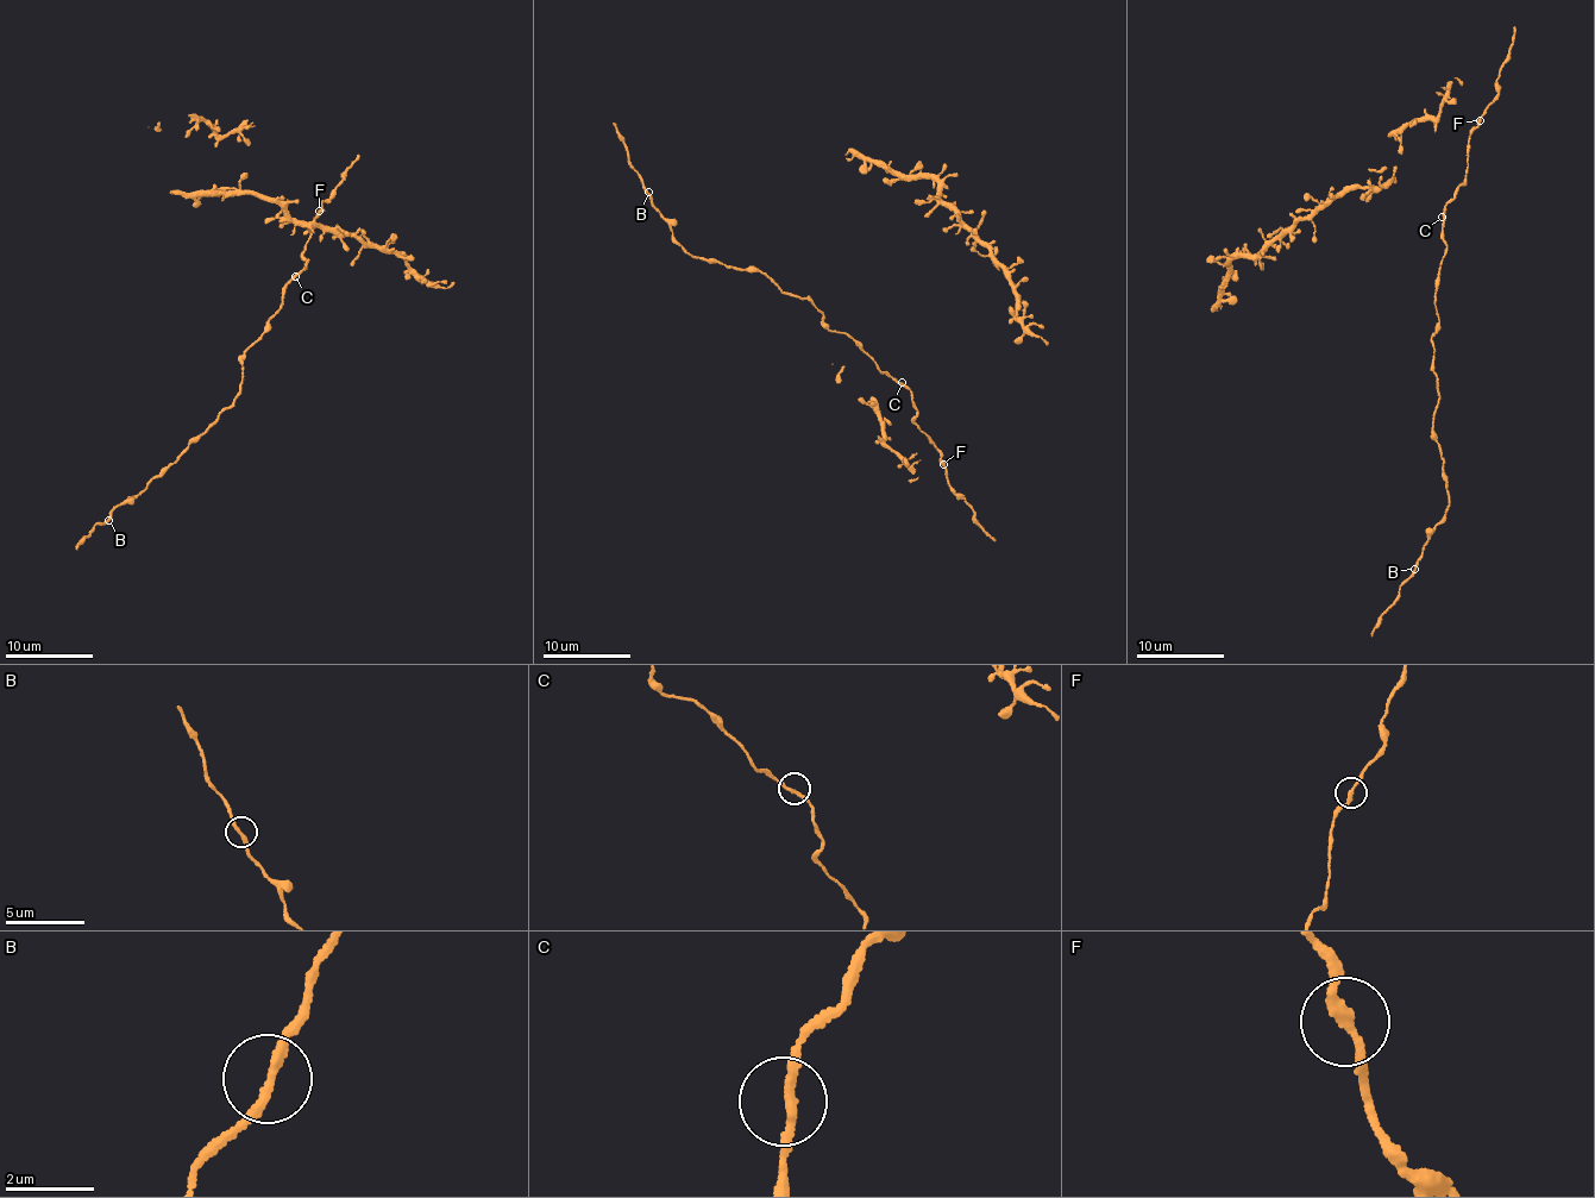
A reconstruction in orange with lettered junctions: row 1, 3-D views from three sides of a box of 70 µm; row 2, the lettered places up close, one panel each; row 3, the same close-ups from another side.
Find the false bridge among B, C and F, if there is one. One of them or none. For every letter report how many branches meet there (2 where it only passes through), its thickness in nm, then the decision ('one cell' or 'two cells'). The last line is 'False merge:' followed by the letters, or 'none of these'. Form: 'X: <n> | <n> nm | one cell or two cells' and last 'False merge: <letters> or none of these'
B: 2 | 200 nm | one cell
C: 2 | 200 nm | one cell
F: 2 | 200 nm | one cell
False merge: none of these

